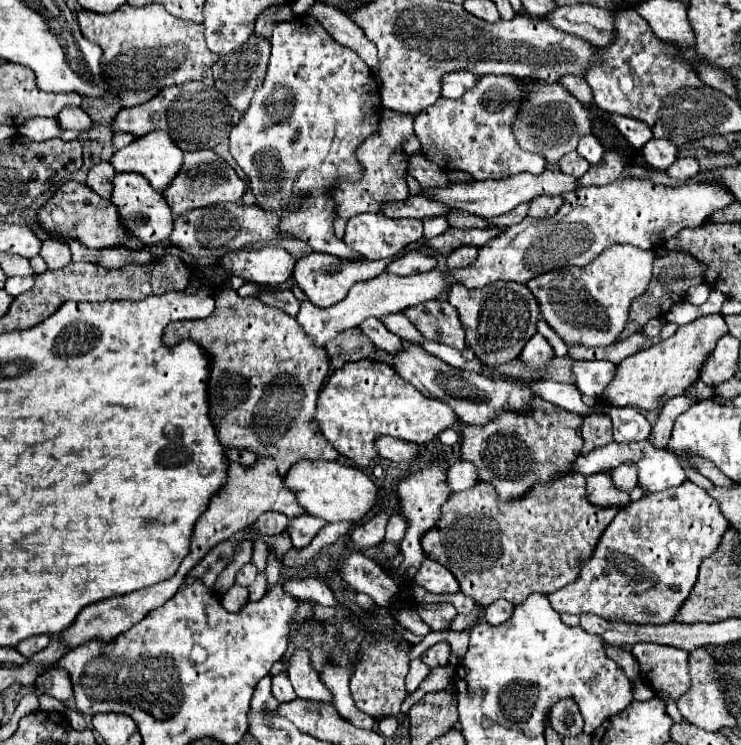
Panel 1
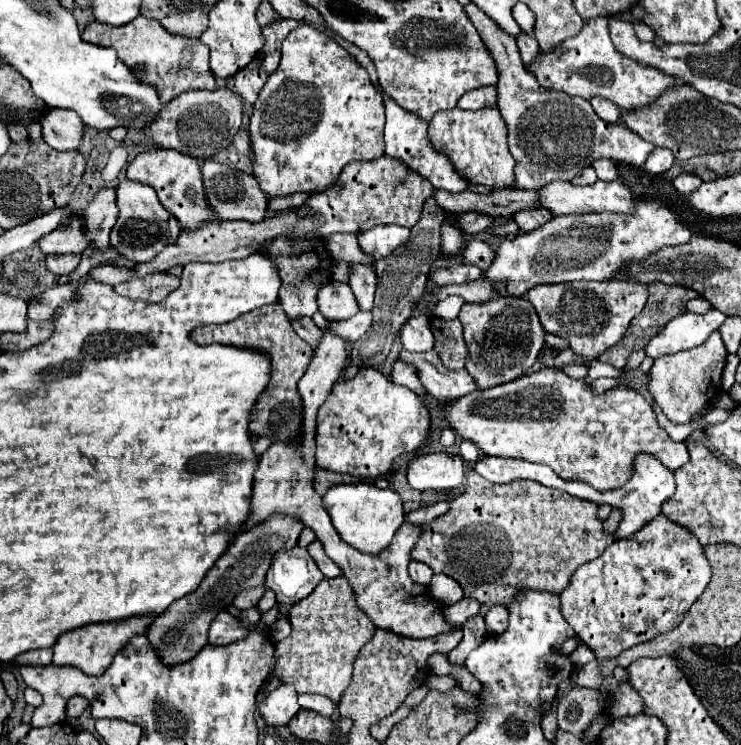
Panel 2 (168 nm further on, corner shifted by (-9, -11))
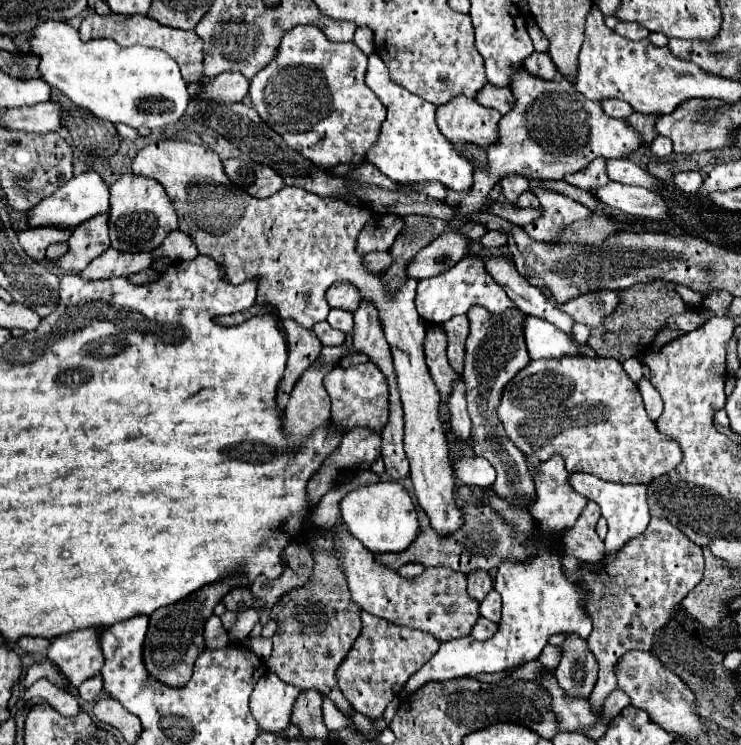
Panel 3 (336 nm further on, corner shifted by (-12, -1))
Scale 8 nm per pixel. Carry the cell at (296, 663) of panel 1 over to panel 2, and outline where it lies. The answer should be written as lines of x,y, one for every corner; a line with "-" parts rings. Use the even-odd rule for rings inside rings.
301,694
299,696
299,704
301,704
301,708
315,710
321,716
331,716
335,712
335,708
337,708
333,704
333,700
329,700
327,696
317,696
317,694

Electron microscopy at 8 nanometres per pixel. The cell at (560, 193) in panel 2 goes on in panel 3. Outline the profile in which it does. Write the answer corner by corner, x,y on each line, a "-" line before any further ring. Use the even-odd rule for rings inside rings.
608,182
606,186
598,188
594,192
600,202
606,206
618,208
626,214
638,216
638,218
648,218
648,220
666,220
668,218
668,206
666,200
650,190
644,190
640,186
622,186
618,182

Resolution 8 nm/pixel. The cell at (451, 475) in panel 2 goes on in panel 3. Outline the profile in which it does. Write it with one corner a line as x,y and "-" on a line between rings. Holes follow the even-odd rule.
464,456
452,464
458,480
472,488
490,488
496,480
496,470
490,466
486,458
480,456

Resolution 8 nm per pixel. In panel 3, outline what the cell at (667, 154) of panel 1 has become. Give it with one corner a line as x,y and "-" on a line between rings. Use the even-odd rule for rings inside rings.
658,136
652,144
650,144
650,152
656,156
656,158
666,158
672,154
672,140
666,138
666,136

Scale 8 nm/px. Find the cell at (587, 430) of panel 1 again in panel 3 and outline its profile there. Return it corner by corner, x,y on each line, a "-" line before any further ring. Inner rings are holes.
564,356
532,360
504,388
502,402
498,406
498,418
504,424
510,440
528,458
548,460
558,452
562,454
570,472
588,472
610,482
646,484
670,472
682,460
680,446
656,430
656,424
644,410
640,390
622,370
622,364
616,358

